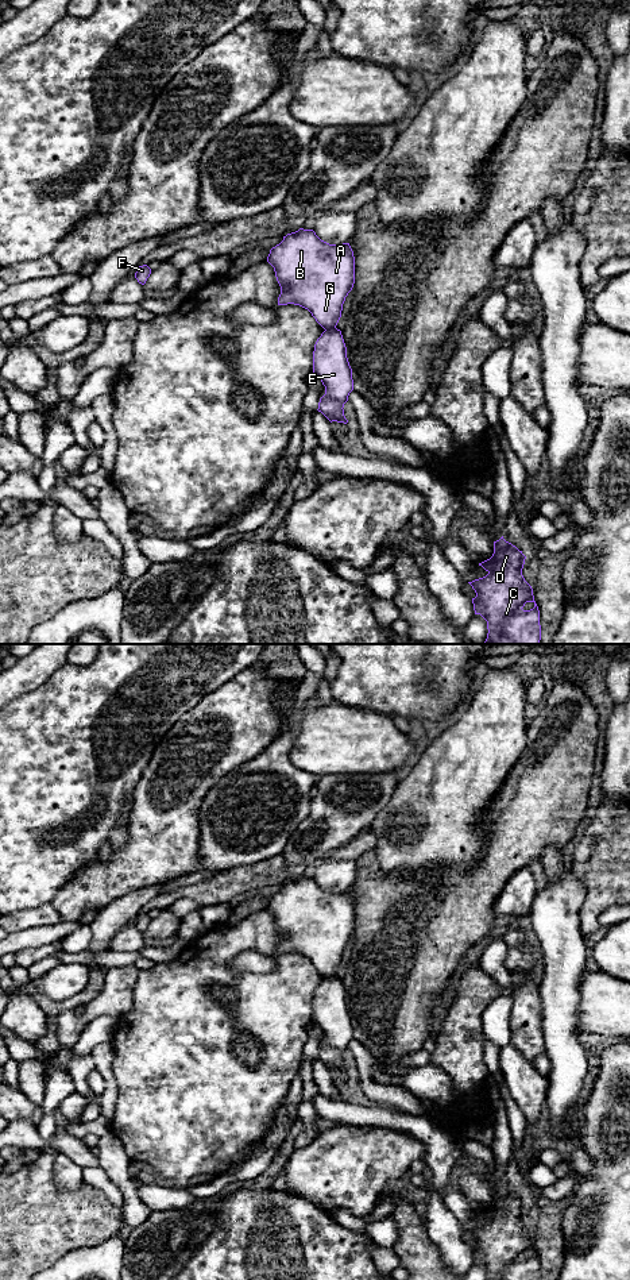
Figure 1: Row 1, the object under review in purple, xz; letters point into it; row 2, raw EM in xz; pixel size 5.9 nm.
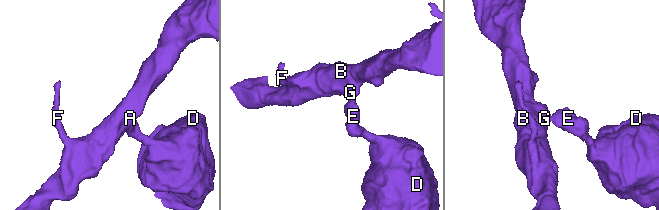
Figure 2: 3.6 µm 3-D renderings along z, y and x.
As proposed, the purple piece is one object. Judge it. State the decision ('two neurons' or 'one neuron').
two neurons

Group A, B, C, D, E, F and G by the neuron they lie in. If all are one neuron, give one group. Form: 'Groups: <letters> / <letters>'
Groups: A B F G / C D E

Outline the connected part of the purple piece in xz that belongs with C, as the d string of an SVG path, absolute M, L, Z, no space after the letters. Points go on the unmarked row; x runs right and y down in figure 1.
M503 1184L494 1202L479 1211L488 1222L468 1230L476 1241L475 1262L487 1269L488 1280L541 1280L540 1258L522 1217L526 1204Z

